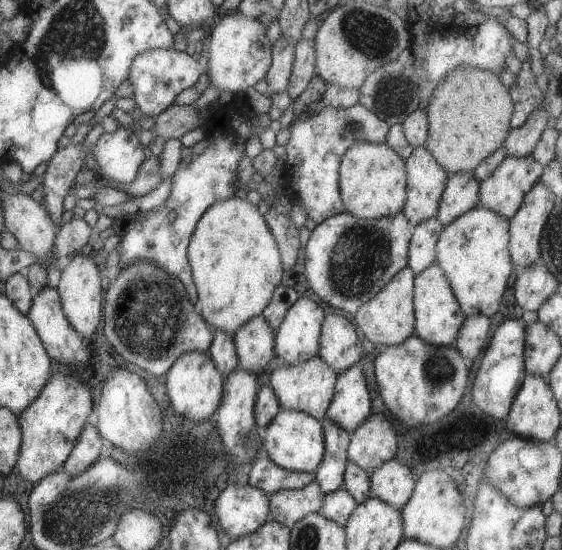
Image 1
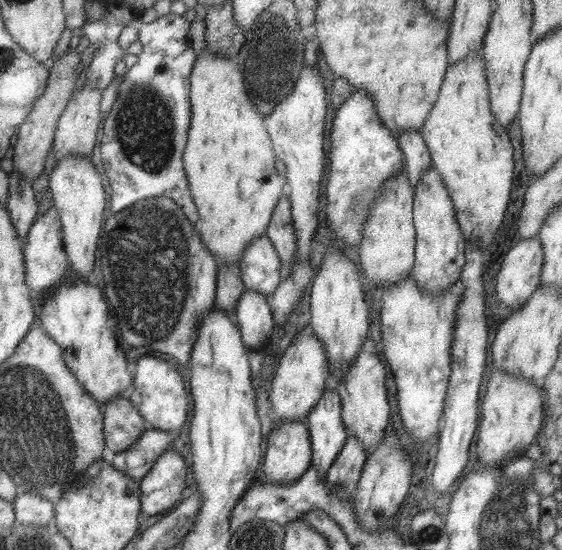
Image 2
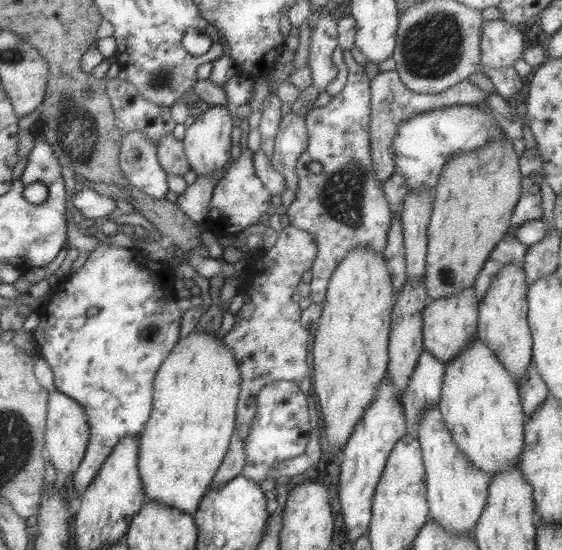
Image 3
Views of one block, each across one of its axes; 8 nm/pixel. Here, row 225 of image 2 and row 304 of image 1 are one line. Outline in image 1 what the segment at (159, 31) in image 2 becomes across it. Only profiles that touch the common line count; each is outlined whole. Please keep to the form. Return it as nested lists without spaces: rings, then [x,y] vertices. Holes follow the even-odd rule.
[[[238,101],[218,106],[211,112],[203,125],[207,148],[202,154],[193,153],[180,159],[177,170],[171,176],[170,192],[165,203],[151,209],[139,222],[129,224],[124,233],[117,234],[116,240],[120,240],[119,244],[115,244],[120,256],[117,269],[137,260],[151,262],[177,278],[183,284],[189,302],[197,306],[196,288],[187,256],[188,242],[205,209],[219,200],[234,196],[240,182],[237,179],[237,164],[244,154],[246,140],[252,136],[249,128],[255,117],[256,114],[245,103]]]

